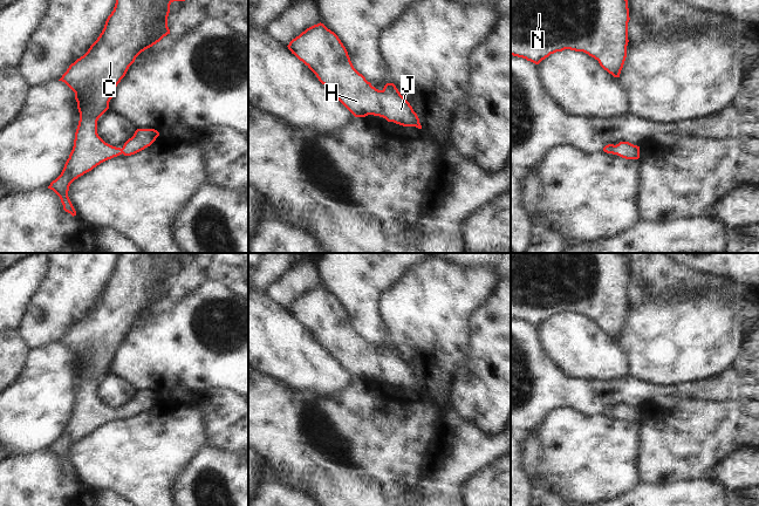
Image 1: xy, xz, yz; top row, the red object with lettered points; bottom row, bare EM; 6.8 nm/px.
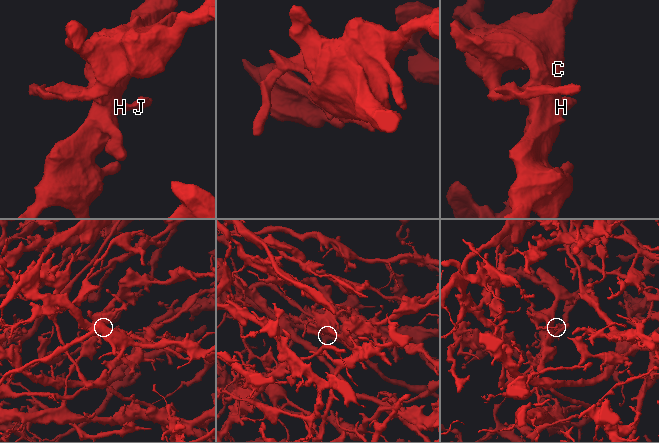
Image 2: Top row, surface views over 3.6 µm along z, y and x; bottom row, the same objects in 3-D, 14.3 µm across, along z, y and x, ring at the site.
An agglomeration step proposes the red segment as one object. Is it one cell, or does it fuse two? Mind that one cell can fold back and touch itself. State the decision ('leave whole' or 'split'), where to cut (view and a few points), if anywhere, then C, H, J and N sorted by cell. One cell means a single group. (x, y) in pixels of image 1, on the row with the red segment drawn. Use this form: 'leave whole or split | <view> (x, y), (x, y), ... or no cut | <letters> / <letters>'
leave whole | no cut | C H J N

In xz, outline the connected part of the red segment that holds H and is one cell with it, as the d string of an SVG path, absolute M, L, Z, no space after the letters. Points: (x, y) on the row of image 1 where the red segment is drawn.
M323 23L307 28L287 47L355 117L374 115L422 129L417 114L396 86L387 83L382 90L372 87L354 68L339 36Z

